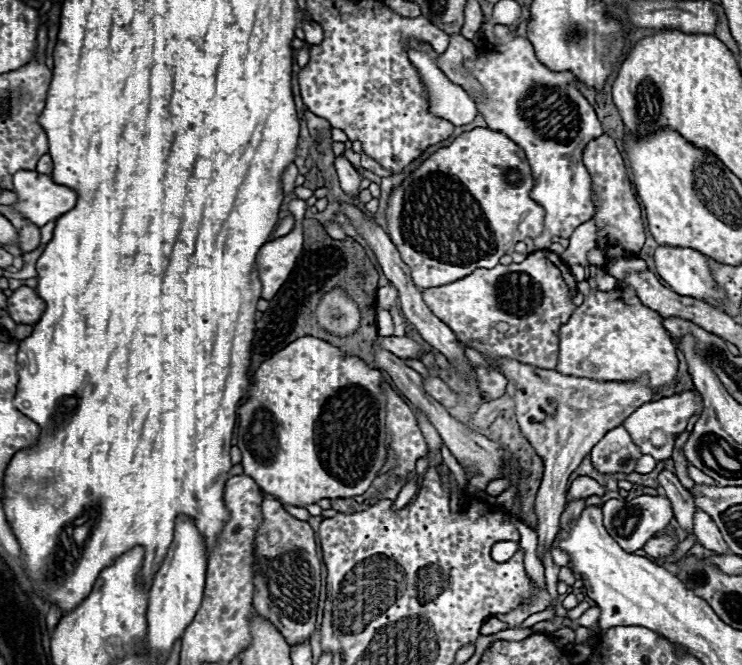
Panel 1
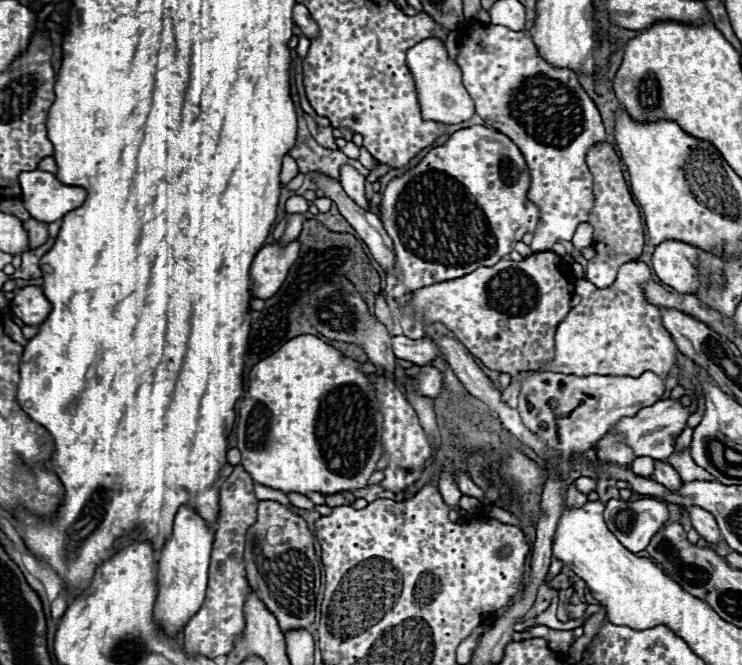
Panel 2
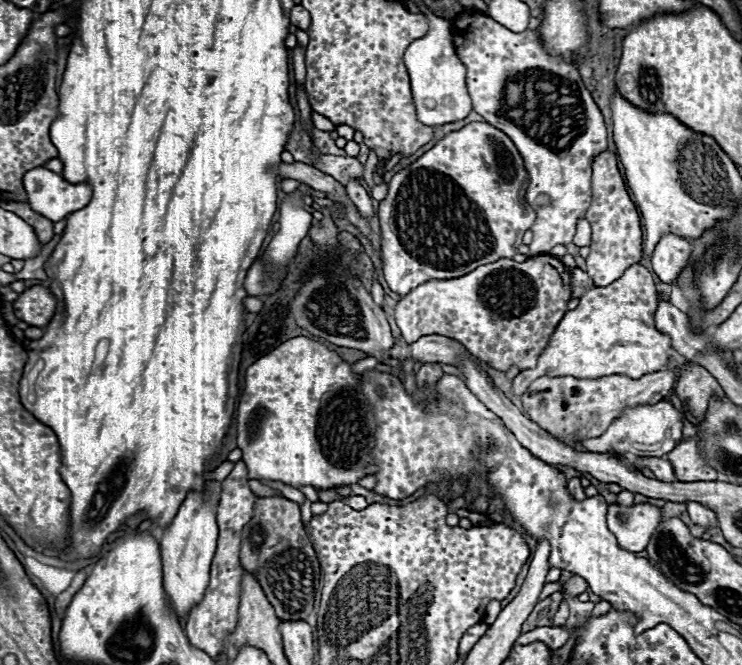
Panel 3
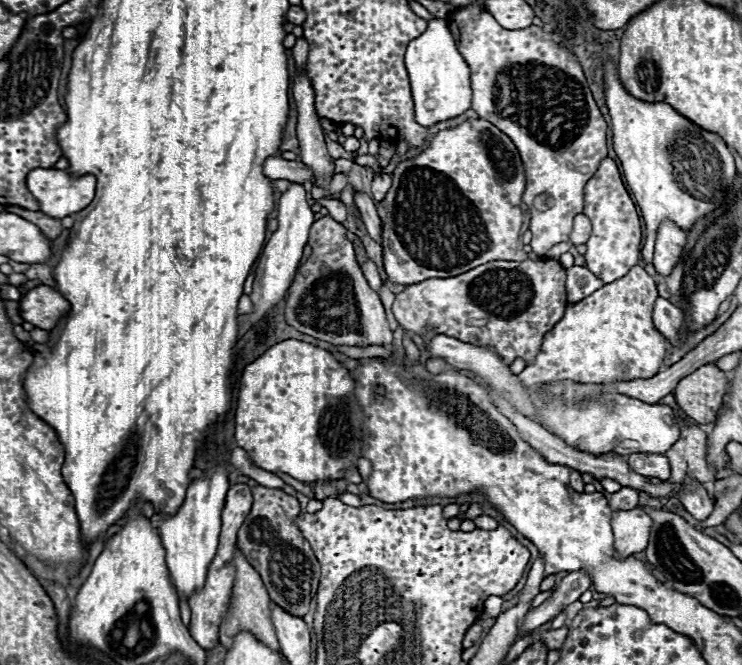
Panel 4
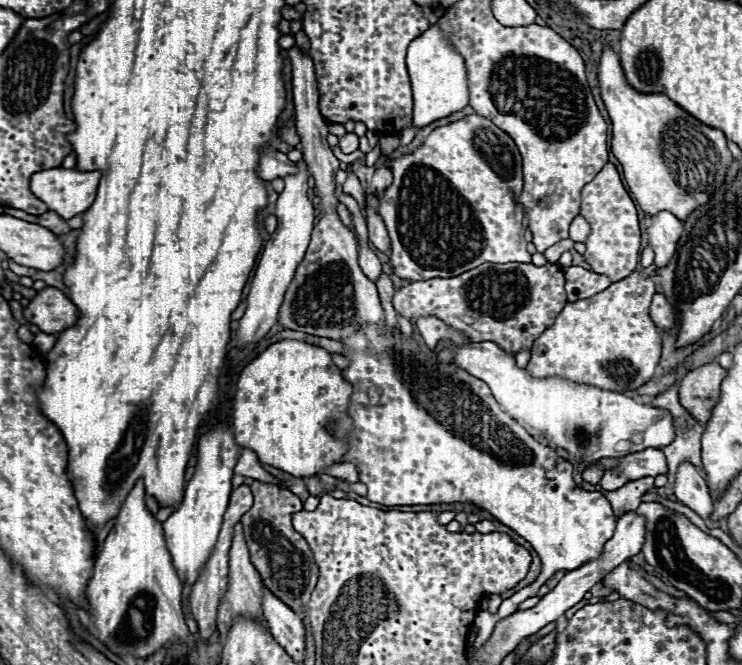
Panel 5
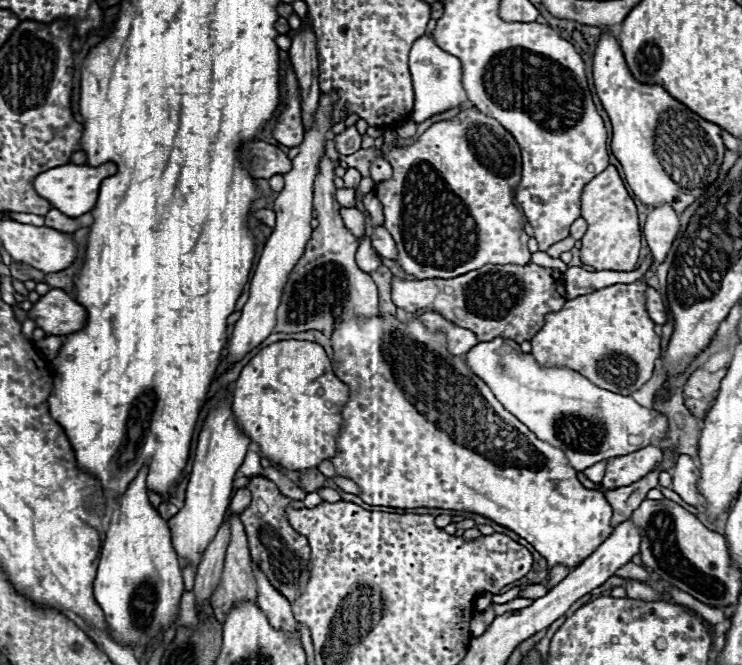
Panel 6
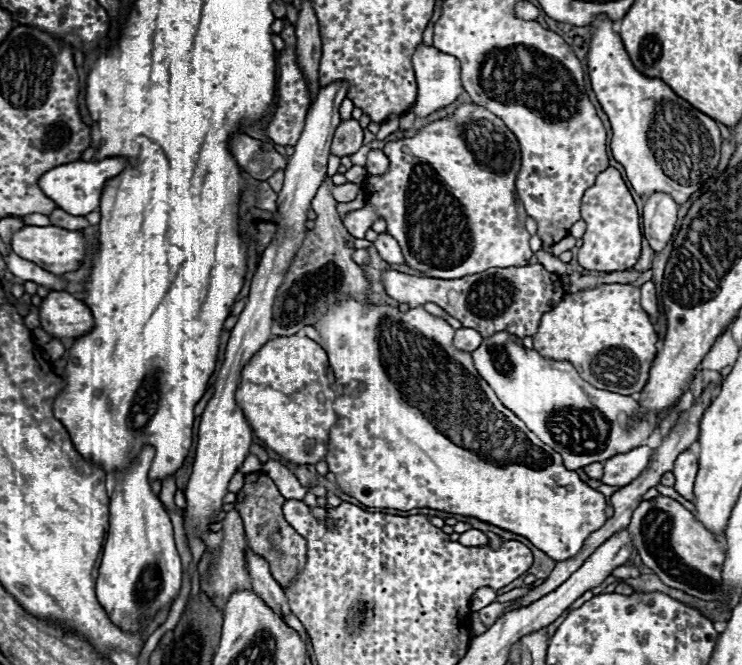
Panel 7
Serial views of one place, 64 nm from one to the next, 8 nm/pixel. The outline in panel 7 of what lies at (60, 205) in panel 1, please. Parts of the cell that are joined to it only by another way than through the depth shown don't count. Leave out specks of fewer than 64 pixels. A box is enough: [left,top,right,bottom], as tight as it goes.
[40,158,128,216]

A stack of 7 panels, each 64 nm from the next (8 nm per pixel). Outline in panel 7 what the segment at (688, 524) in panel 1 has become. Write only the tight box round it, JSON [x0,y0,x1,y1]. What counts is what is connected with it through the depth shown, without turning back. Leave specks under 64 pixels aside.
[600,446,652,486]

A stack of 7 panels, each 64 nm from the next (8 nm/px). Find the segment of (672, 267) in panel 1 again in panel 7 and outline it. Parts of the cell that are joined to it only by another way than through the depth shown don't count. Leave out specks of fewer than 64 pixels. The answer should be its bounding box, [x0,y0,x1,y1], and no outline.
[642,192,678,252]

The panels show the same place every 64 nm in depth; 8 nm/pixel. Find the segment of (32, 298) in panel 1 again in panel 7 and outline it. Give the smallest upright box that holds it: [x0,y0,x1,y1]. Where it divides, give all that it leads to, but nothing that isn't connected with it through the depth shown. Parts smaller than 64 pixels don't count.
[40,290,94,338]

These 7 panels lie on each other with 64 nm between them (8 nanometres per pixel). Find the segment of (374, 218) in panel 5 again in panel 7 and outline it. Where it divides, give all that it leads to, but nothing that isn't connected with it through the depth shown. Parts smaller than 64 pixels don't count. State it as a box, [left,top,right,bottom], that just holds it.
[374,234,404,264]

